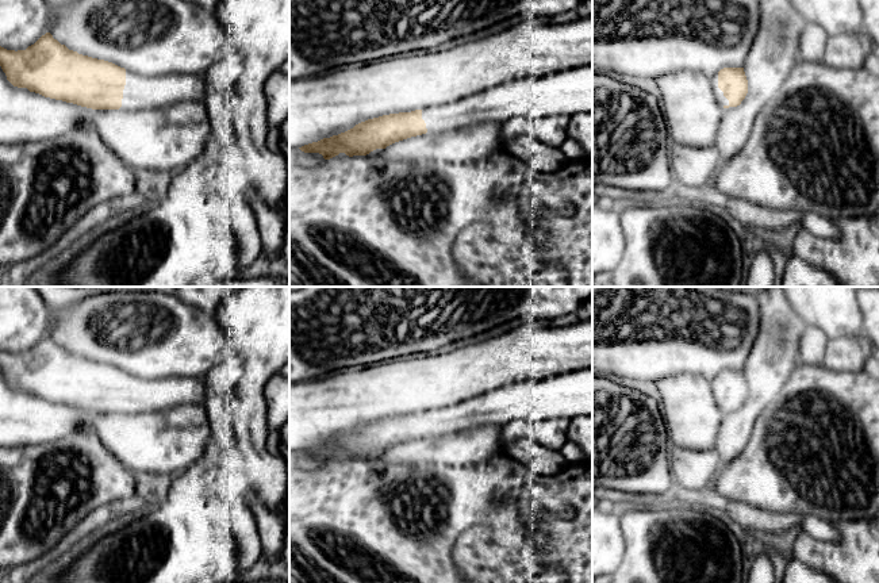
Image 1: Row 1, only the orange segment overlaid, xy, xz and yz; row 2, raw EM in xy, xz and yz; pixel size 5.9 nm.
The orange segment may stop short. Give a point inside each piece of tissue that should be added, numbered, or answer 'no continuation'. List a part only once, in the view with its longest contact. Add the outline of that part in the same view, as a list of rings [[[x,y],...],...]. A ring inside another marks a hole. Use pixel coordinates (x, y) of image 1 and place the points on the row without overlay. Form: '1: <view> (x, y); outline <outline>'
1: xy (162, 394); outline [[[203,376],[168,377],[145,383],[137,377],[126,380],[126,406],[138,413],[162,411],[170,407],[196,404],[203,406],[208,394]]]

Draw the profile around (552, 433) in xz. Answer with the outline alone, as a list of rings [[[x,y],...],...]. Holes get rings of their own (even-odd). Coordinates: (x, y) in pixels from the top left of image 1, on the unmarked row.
[[[557,418],[531,423],[531,436],[545,448],[560,450],[568,441],[569,418]]]

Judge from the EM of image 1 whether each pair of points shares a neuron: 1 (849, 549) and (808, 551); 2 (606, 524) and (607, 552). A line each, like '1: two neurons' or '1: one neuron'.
1: one neuron
2: one neuron

